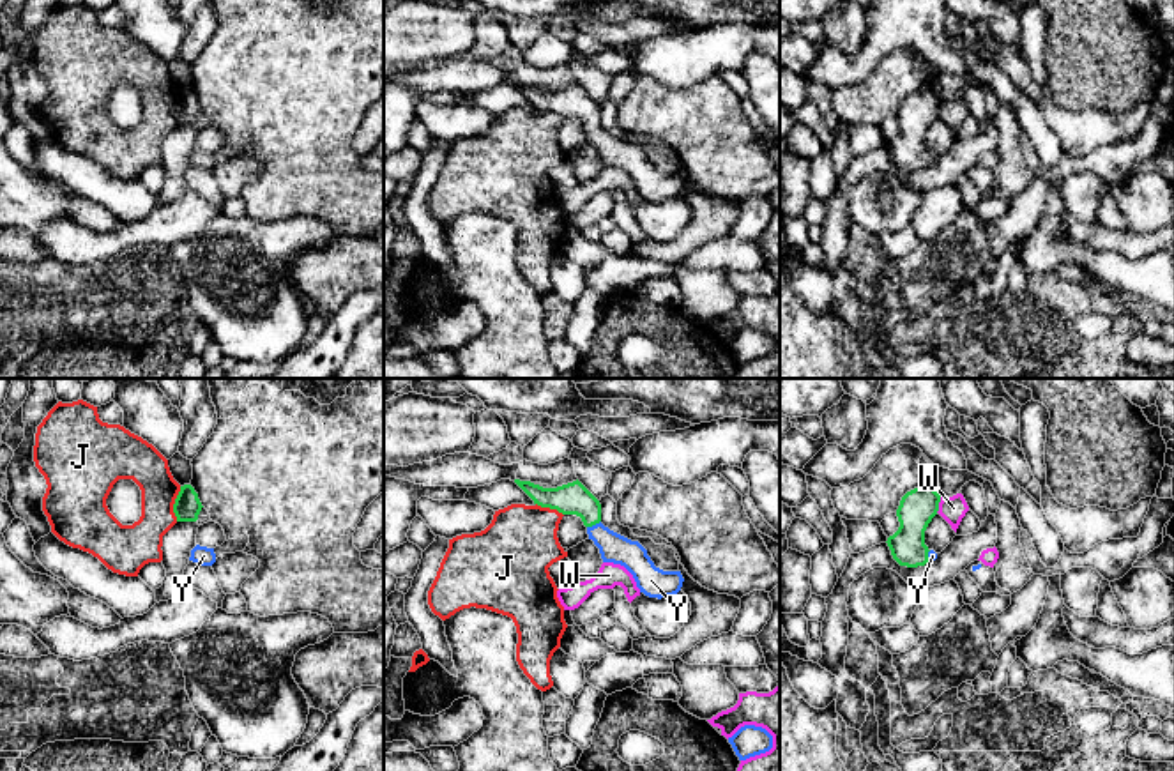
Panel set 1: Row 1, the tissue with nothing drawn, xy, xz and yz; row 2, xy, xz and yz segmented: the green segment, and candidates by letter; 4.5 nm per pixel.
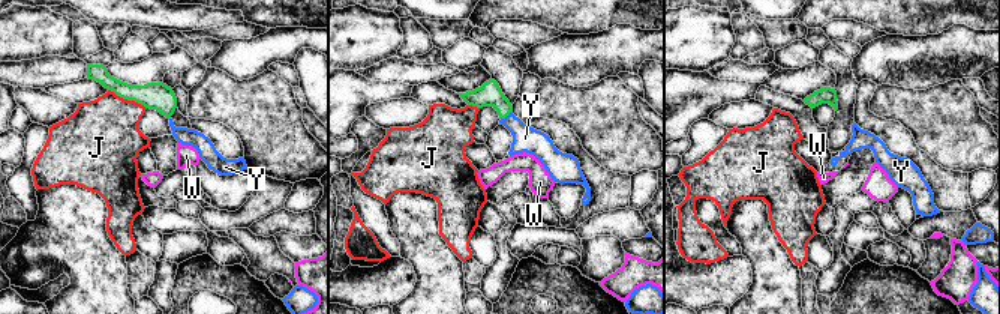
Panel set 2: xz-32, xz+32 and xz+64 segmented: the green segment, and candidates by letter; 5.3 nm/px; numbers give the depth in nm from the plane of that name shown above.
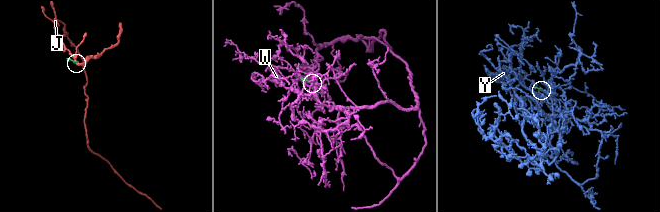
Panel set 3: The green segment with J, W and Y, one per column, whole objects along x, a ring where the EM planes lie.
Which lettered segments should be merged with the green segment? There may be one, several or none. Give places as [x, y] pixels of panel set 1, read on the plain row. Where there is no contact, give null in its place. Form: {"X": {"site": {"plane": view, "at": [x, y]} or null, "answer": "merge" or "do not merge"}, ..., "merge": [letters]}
{"J": {"site": {"plane": "xy", "at": [174, 108]}, "answer": "do not merge"}, "W": {"site": {"plane": "yz", "at": [937, 108]}, "answer": "do not merge"}, "Y": {"site": {"plane": "xz", "at": [593, 128]}, "answer": "merge"}, "merge": ["Y"]}

